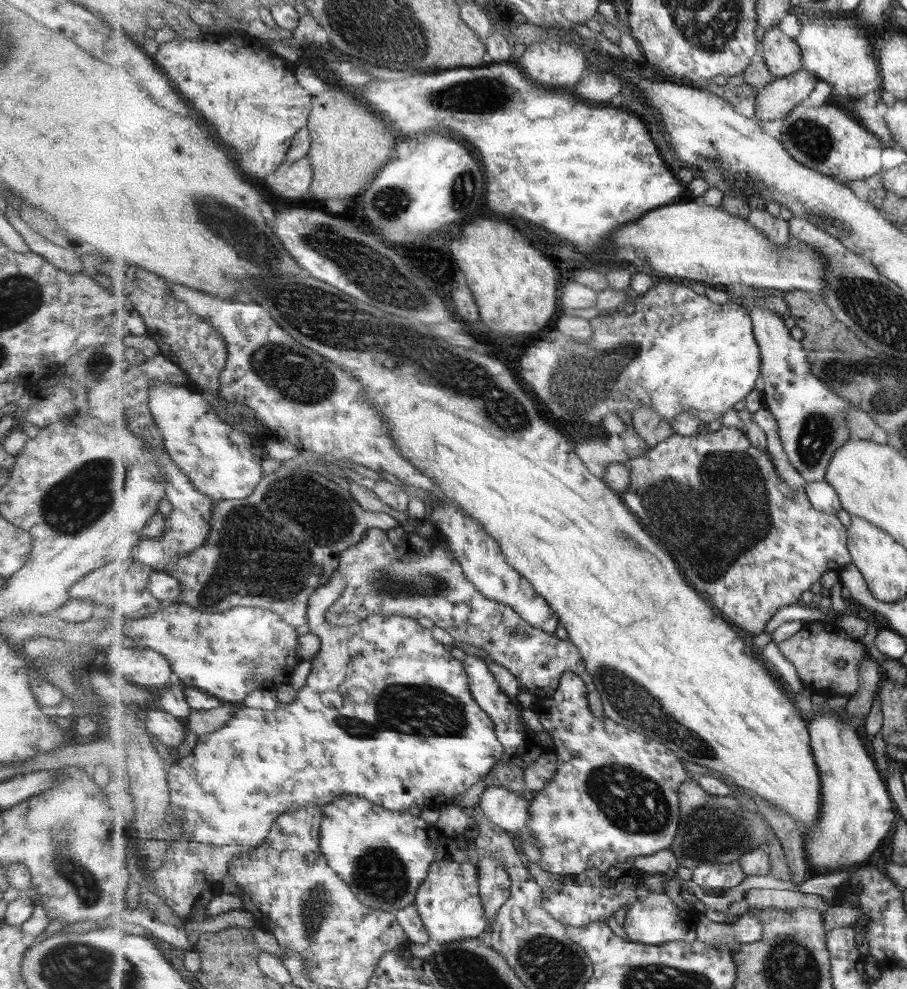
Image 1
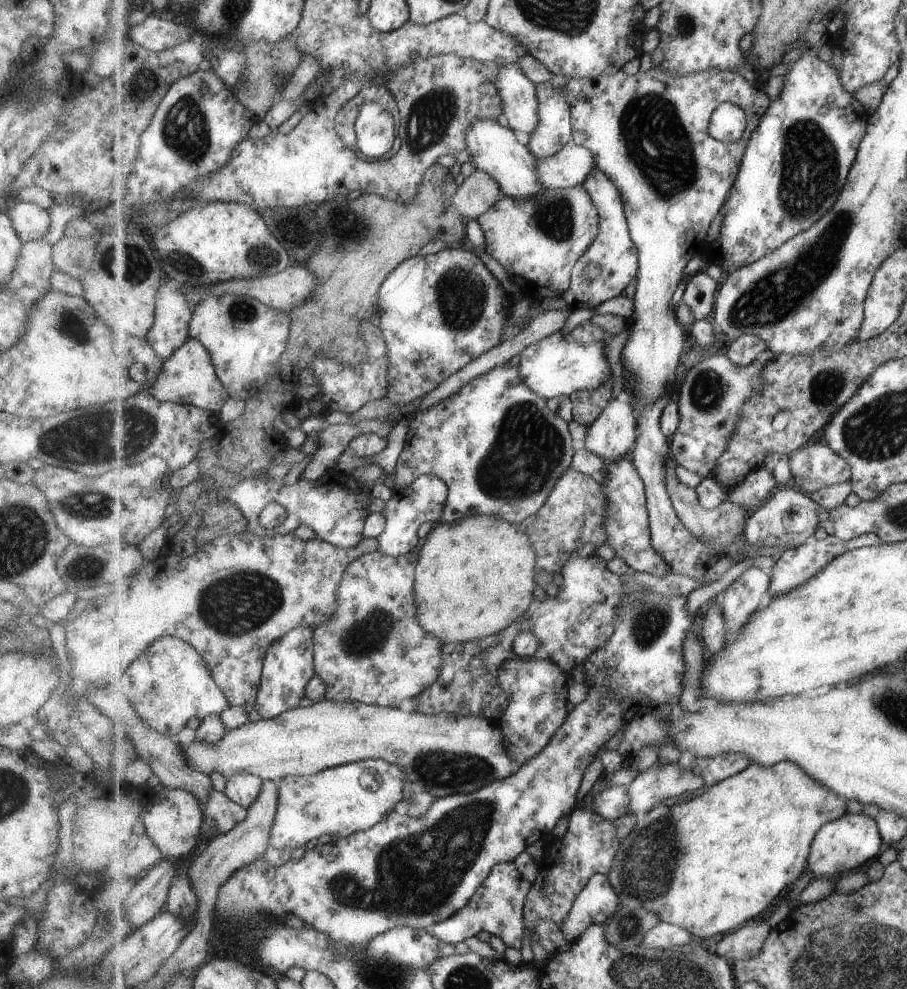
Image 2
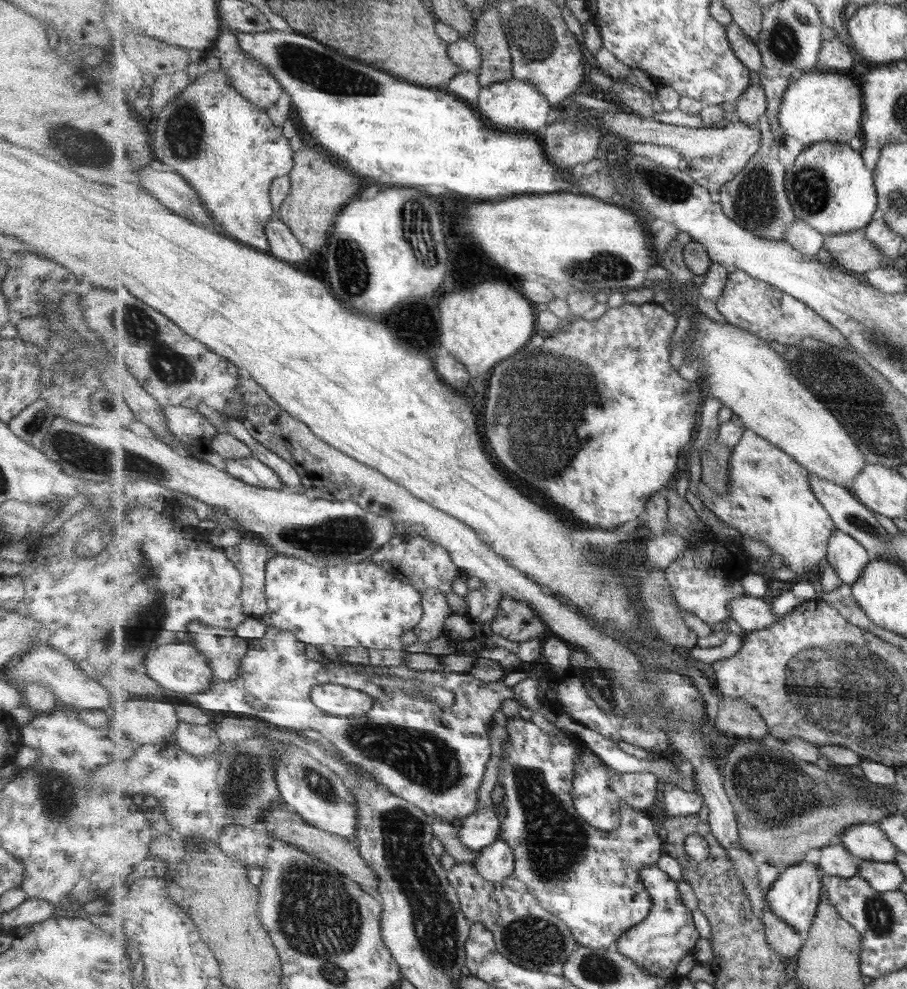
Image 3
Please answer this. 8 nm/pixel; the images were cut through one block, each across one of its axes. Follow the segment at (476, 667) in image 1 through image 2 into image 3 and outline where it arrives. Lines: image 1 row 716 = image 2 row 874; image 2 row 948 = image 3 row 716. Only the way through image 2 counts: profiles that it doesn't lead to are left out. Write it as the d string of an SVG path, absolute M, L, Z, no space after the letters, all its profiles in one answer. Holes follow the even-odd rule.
M518 715L507 719L506 728L509 737L502 744L497 784L505 791L502 805L507 809L507 814L501 824L500 838L513 849L516 860L513 876L521 880L551 914L569 925L582 947L609 948L618 942L625 931L641 924L650 915L653 901L645 889L640 870L643 866L658 863L665 853L664 841L653 828L652 816L646 811L629 807L627 802L621 802L621 825L613 832L599 830L579 815L572 792L575 788L575 766L581 756L580 748L563 730L552 735L533 721L524 720Z

